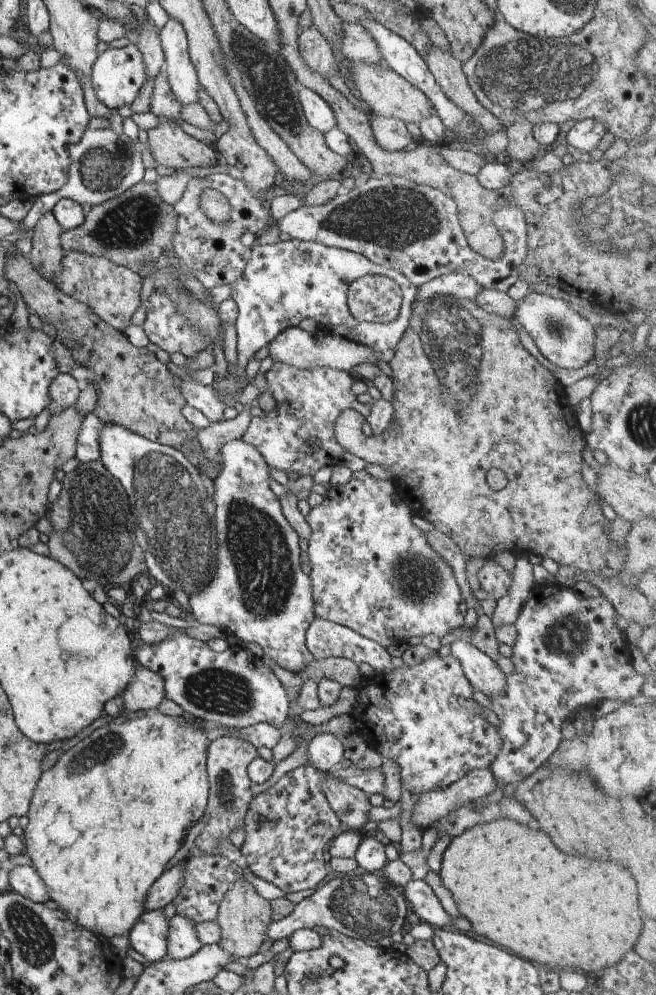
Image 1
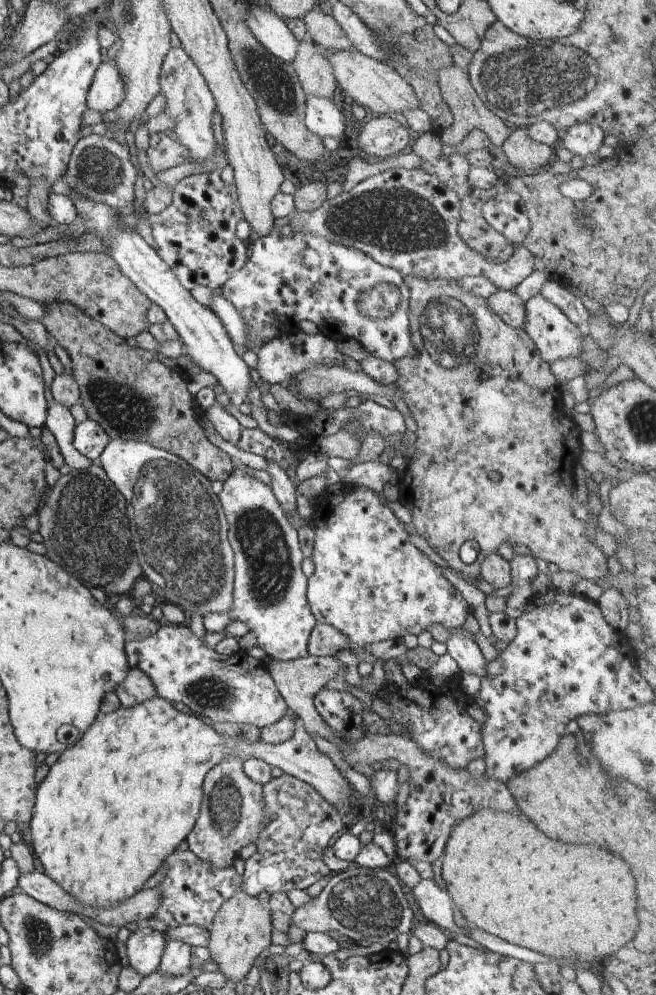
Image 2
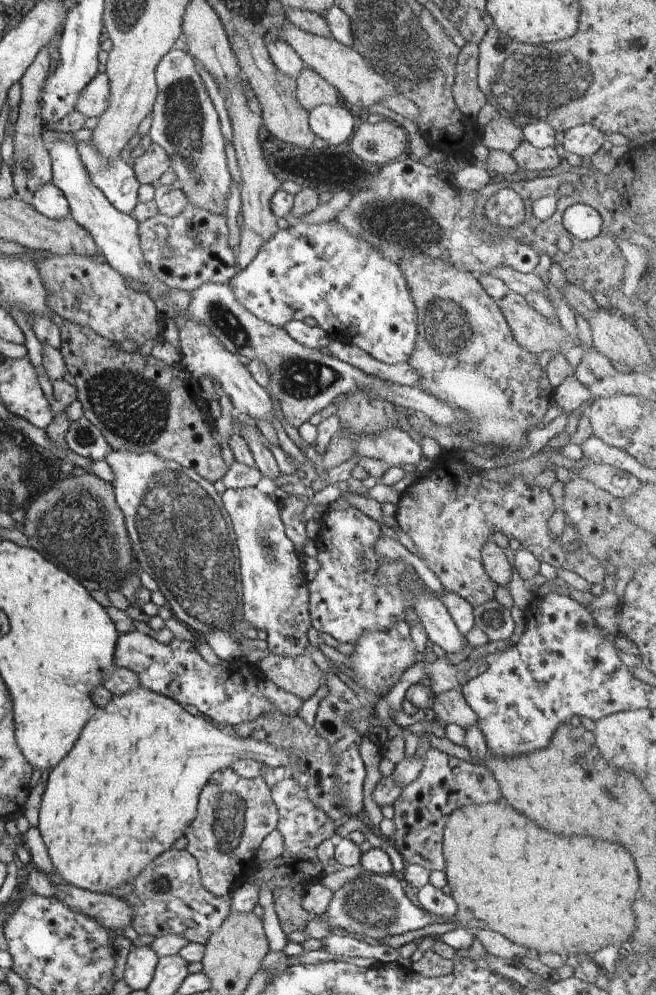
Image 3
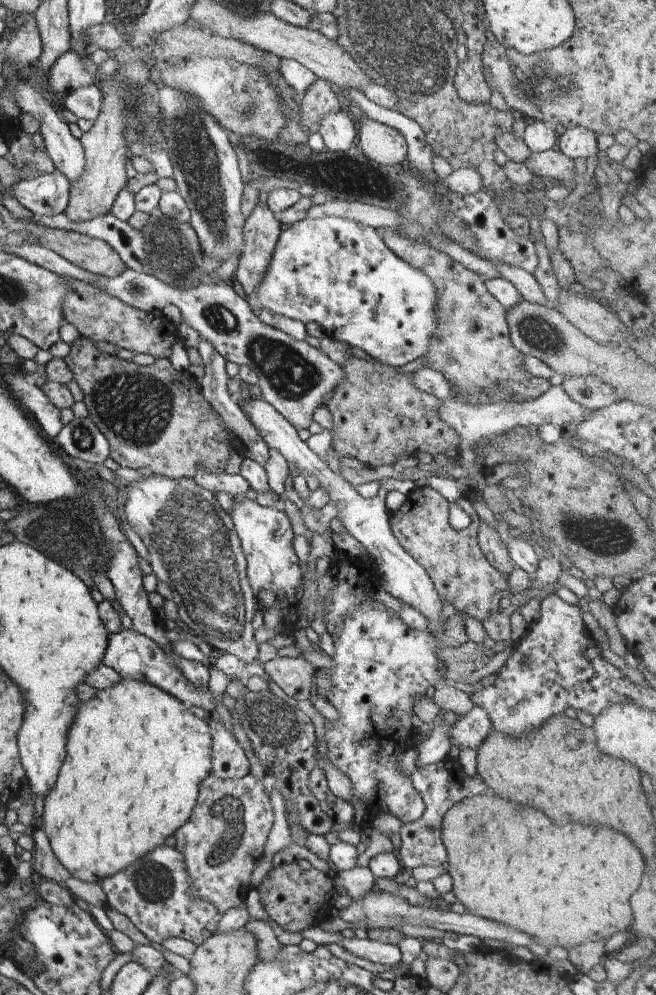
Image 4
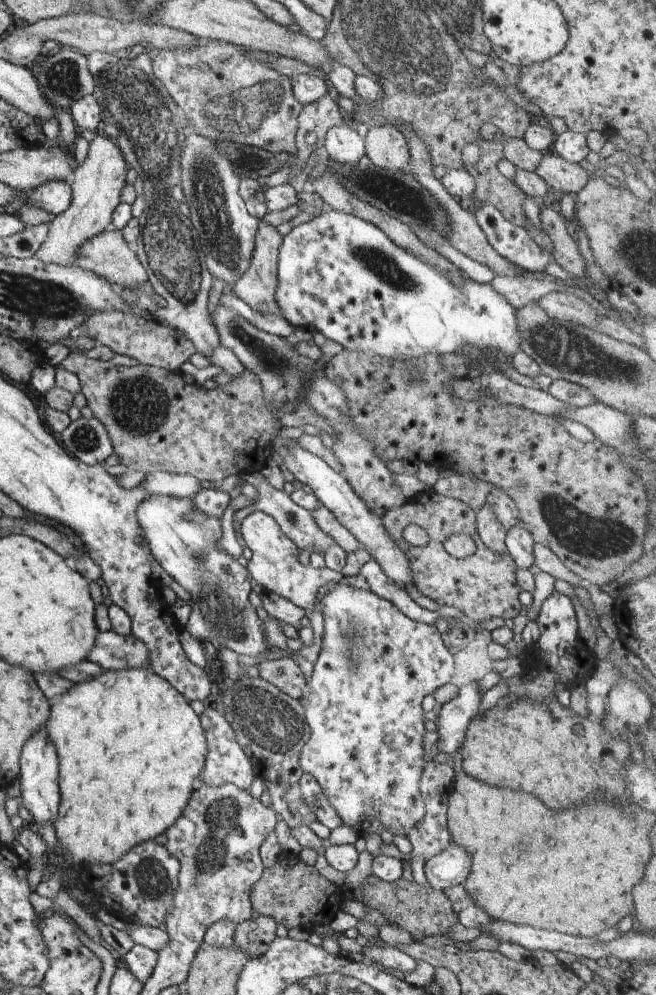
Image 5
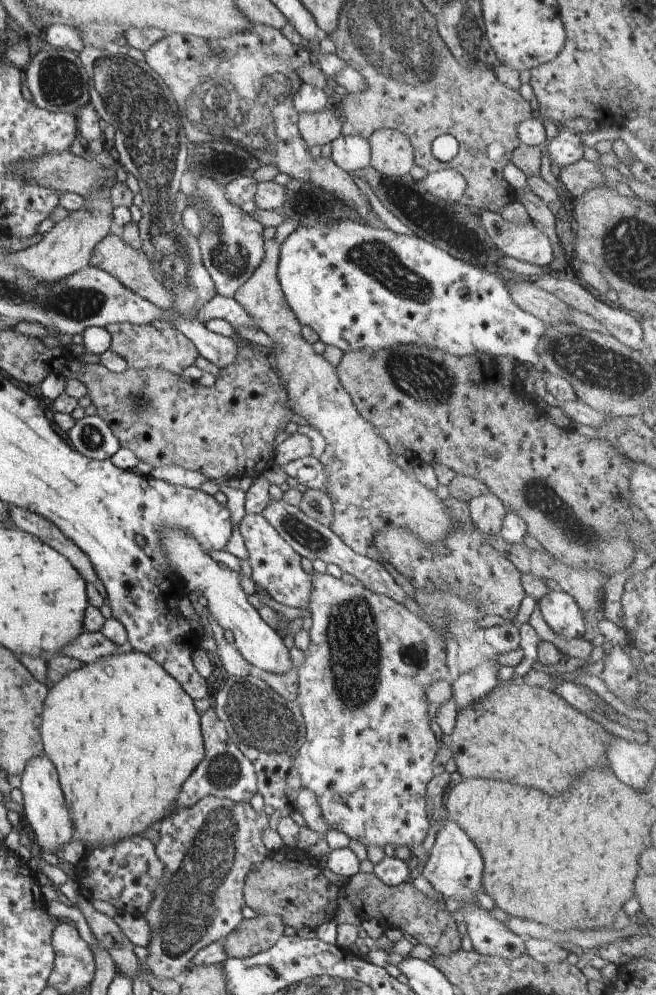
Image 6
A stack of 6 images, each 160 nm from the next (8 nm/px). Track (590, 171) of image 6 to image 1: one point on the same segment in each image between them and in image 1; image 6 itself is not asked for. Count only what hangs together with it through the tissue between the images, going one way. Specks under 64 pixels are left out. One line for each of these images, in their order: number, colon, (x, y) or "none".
1: (523, 146)
2: (521, 150)
3: (528, 157)
4: (551, 164)
5: (564, 176)

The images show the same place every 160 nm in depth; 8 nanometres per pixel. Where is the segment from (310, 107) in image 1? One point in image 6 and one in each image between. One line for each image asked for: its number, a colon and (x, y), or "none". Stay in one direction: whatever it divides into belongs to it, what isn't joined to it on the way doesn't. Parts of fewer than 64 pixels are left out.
2: (322, 117)
3: (333, 123)
4: (337, 130)
5: (342, 143)
6: (352, 153)

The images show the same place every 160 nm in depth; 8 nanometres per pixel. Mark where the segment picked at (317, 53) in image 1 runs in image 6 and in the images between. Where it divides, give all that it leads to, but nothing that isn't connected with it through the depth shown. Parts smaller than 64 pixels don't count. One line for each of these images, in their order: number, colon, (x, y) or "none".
2: (314, 70)
3: (312, 90)
4: (319, 99)
5: (316, 119)
6: (317, 128)

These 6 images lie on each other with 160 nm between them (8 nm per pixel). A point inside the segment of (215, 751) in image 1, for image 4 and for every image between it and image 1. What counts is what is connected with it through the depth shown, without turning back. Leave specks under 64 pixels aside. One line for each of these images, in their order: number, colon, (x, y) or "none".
2: (231, 814)
3: (234, 814)
4: (223, 841)

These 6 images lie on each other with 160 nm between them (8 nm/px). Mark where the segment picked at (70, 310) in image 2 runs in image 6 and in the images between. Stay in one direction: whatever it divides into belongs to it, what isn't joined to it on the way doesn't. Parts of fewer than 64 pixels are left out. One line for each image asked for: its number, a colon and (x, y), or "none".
3: (140, 404)
4: (156, 418)
5: (159, 421)
6: (227, 430)

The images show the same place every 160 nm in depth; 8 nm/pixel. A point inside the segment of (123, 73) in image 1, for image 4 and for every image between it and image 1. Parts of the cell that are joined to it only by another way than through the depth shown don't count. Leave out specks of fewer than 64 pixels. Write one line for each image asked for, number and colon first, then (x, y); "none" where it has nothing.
2: (107, 90)
3: (93, 100)
4: (85, 102)

